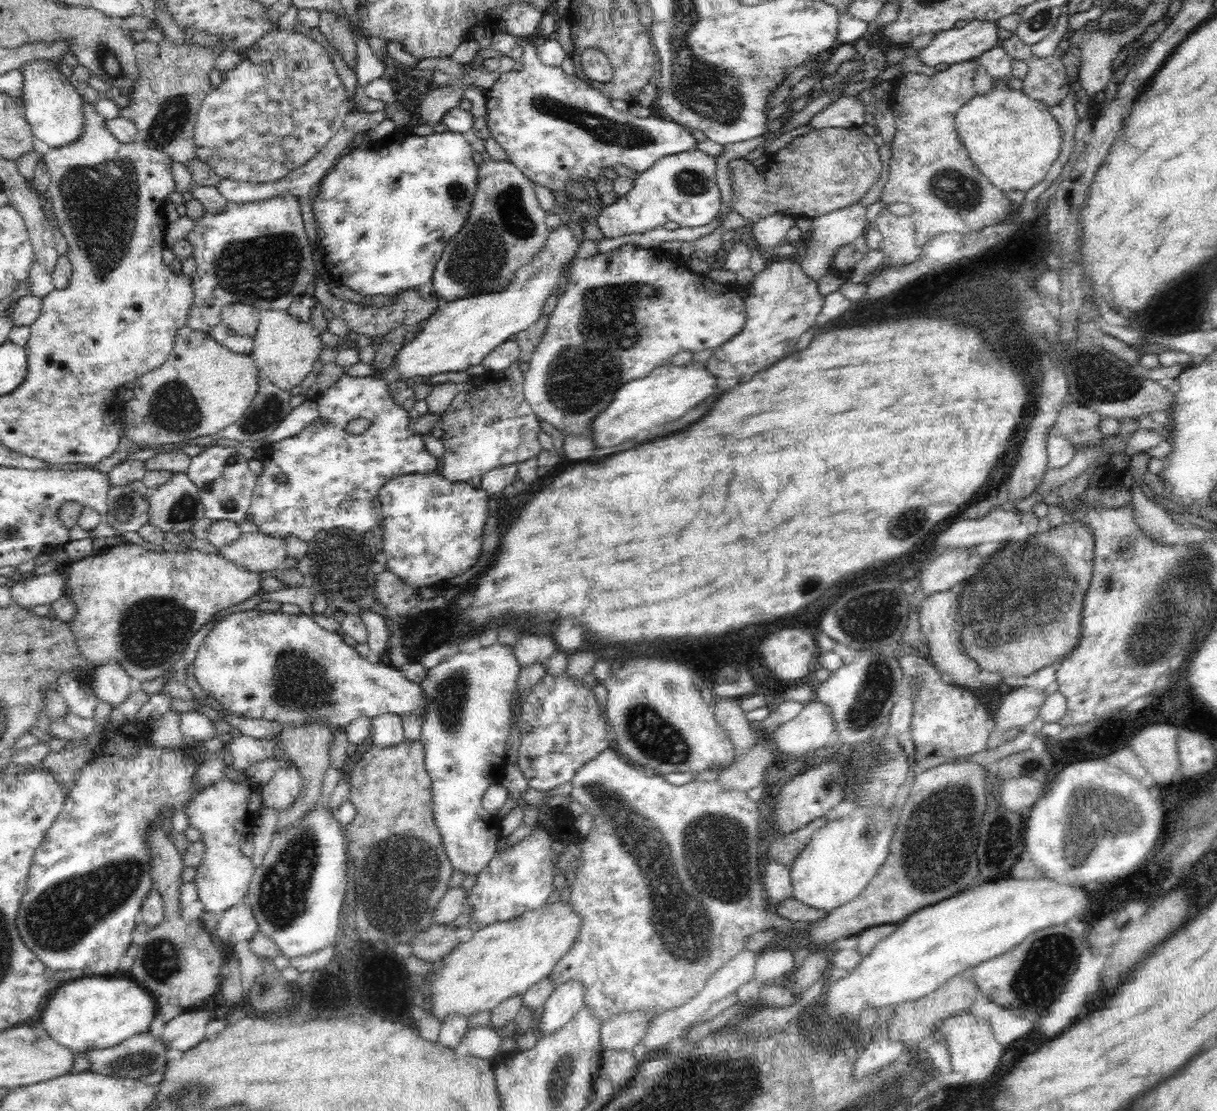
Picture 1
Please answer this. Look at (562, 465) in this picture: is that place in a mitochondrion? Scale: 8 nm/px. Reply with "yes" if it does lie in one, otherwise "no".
no

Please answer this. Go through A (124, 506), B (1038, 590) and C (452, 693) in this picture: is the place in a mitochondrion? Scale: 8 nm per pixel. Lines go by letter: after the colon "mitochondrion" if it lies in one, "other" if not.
A: mitochondrion
B: mitochondrion
C: mitochondrion

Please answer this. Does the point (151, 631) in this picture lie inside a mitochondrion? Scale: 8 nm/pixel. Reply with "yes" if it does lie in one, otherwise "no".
yes

